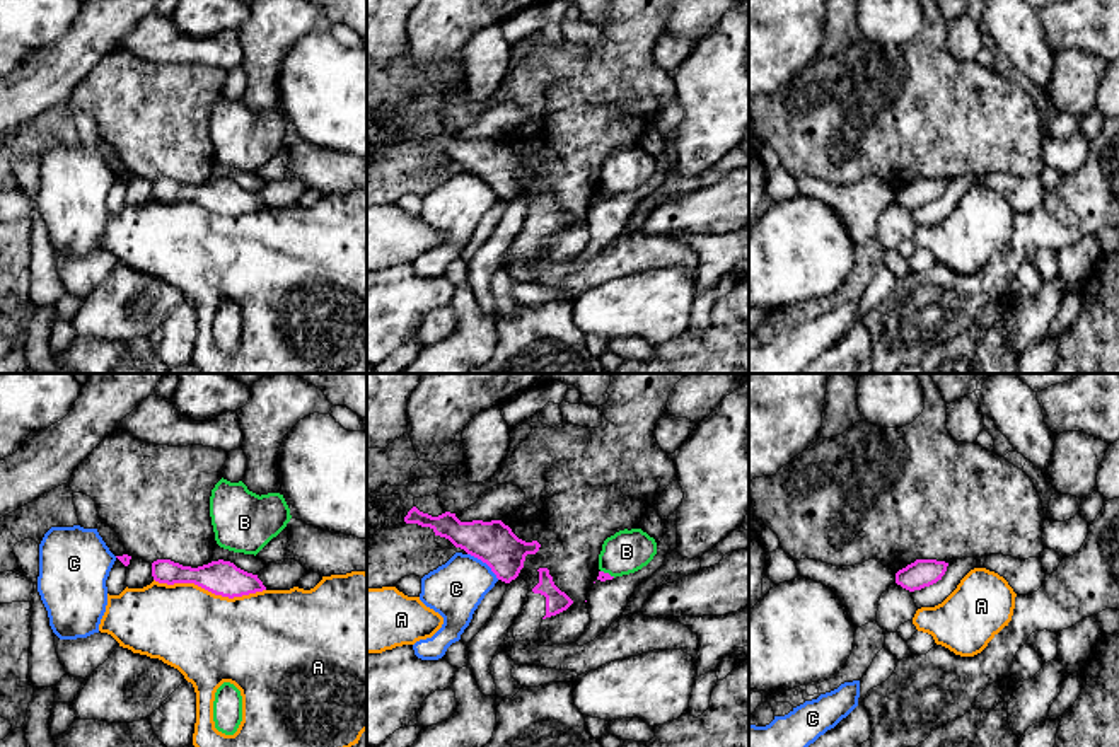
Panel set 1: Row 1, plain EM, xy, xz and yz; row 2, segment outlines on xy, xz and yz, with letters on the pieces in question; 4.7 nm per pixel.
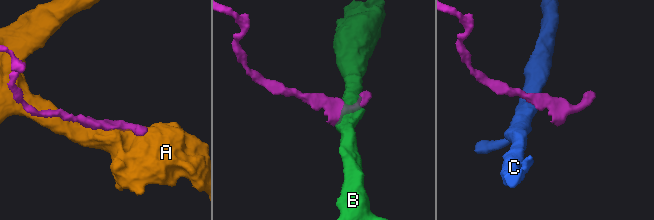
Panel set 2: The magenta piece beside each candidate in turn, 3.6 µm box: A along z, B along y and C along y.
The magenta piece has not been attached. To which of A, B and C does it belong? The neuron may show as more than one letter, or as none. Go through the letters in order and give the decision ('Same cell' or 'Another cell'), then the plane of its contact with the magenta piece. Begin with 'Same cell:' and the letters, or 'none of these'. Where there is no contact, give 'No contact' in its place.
Same cell: none of these
A: Another cell. Touches magenta in xy
B: Another cell. Touches magenta in xz
C: Another cell. Touches magenta in xz

